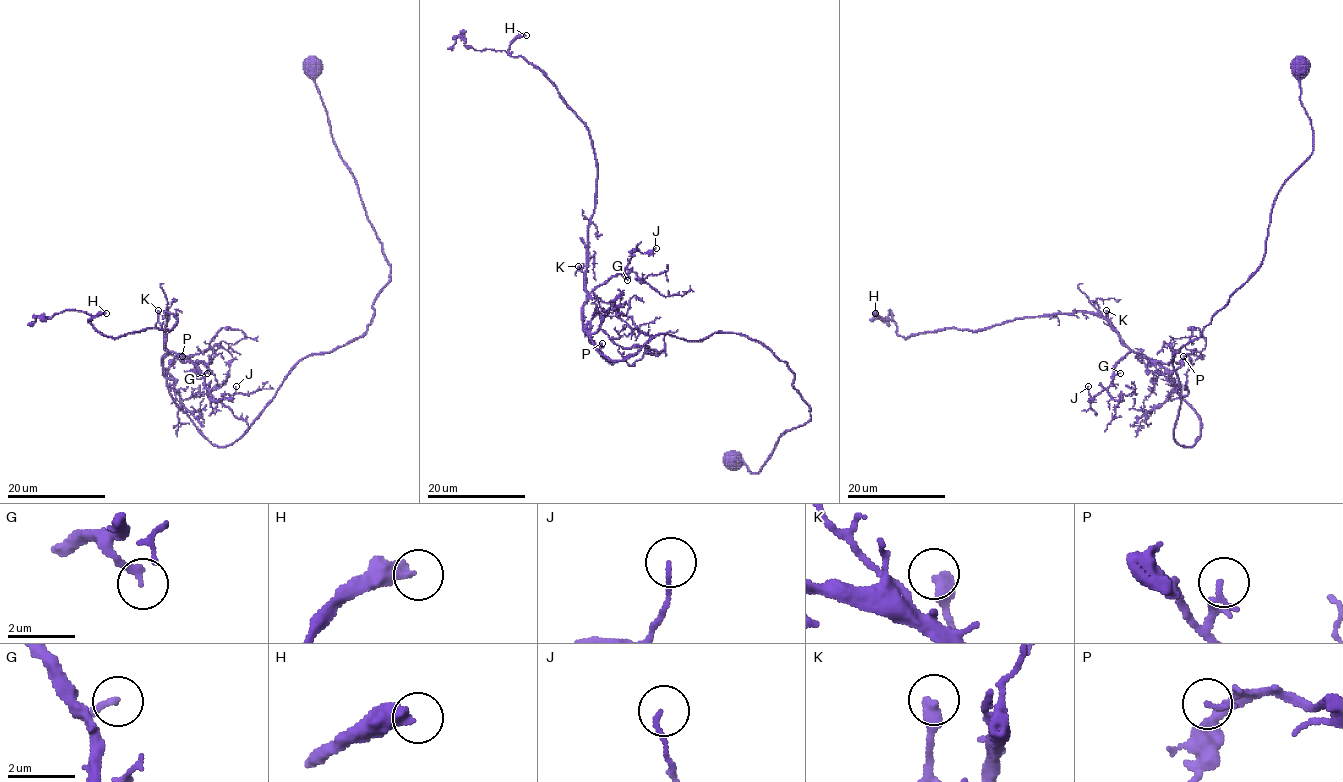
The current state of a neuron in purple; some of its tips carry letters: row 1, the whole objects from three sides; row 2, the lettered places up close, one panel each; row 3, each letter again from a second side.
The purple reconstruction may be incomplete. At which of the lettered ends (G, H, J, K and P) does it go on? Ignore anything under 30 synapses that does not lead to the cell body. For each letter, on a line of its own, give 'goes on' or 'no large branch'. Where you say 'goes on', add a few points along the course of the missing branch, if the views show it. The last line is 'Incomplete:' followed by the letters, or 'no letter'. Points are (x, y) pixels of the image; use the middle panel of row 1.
G: goes on; course (627, 280), (632, 278), (641, 291), (654, 292), (667, 306)
H: goes on; course (526, 35), (539, 35), (551, 31), (637, 32), (717, 21), (750, 22), (756, 16), (772, 13), (813, 21)
J: no large branch
K: no large branch
P: no large branch
Incomplete: G, H

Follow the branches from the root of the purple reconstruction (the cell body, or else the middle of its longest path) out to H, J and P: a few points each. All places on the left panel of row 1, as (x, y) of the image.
H: (313, 67), (391, 269), (366, 330), (215, 446), (169, 393), (177, 319), (107, 337), (106, 313)
J: (313, 67), (390, 282), (366, 330), (300, 359), (228, 445), (177, 404), (163, 358), (217, 401), (236, 386)
P: (313, 67), (391, 269), (373, 321), (300, 359), (224, 446), (169, 393), (166, 370), (182, 356)

